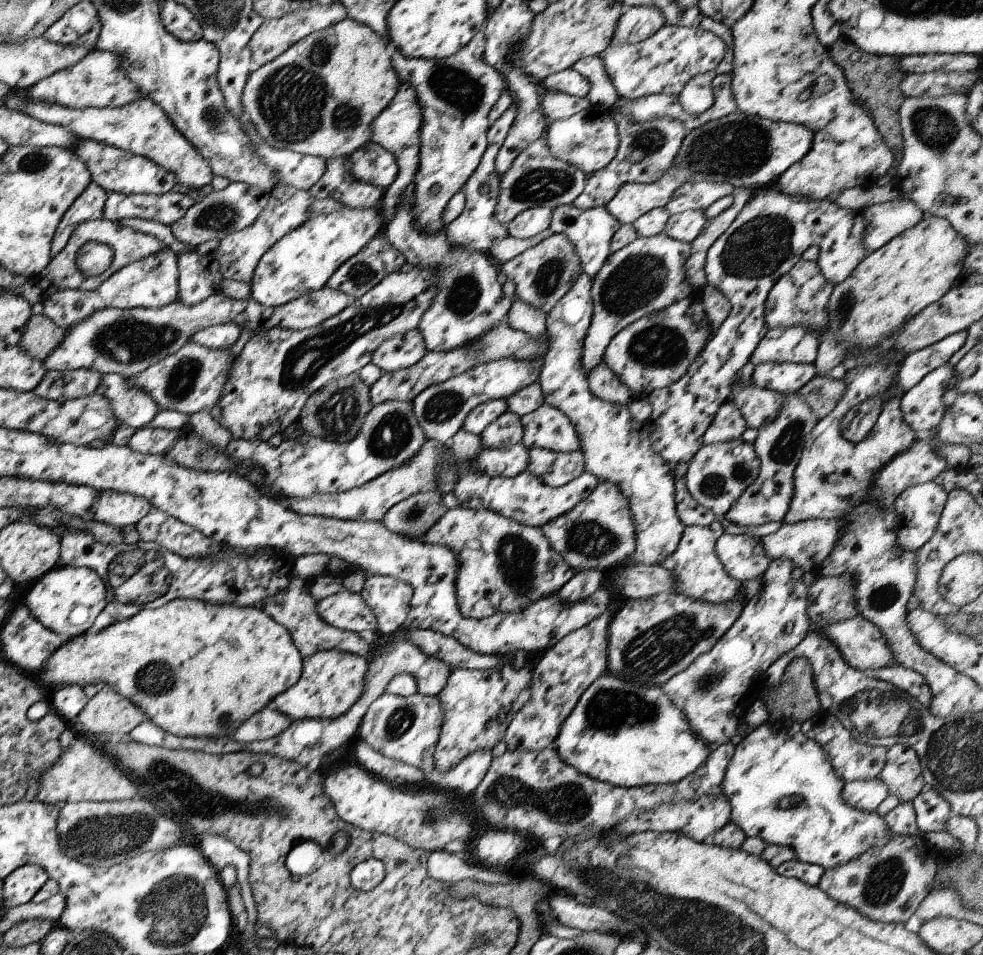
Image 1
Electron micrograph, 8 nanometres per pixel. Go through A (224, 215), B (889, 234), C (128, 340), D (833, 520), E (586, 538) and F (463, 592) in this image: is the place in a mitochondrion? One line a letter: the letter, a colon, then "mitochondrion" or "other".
A: mitochondrion
B: other
C: mitochondrion
D: other
E: mitochondrion
F: other

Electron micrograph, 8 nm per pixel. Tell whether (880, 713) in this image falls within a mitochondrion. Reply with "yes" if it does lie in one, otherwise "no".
yes

